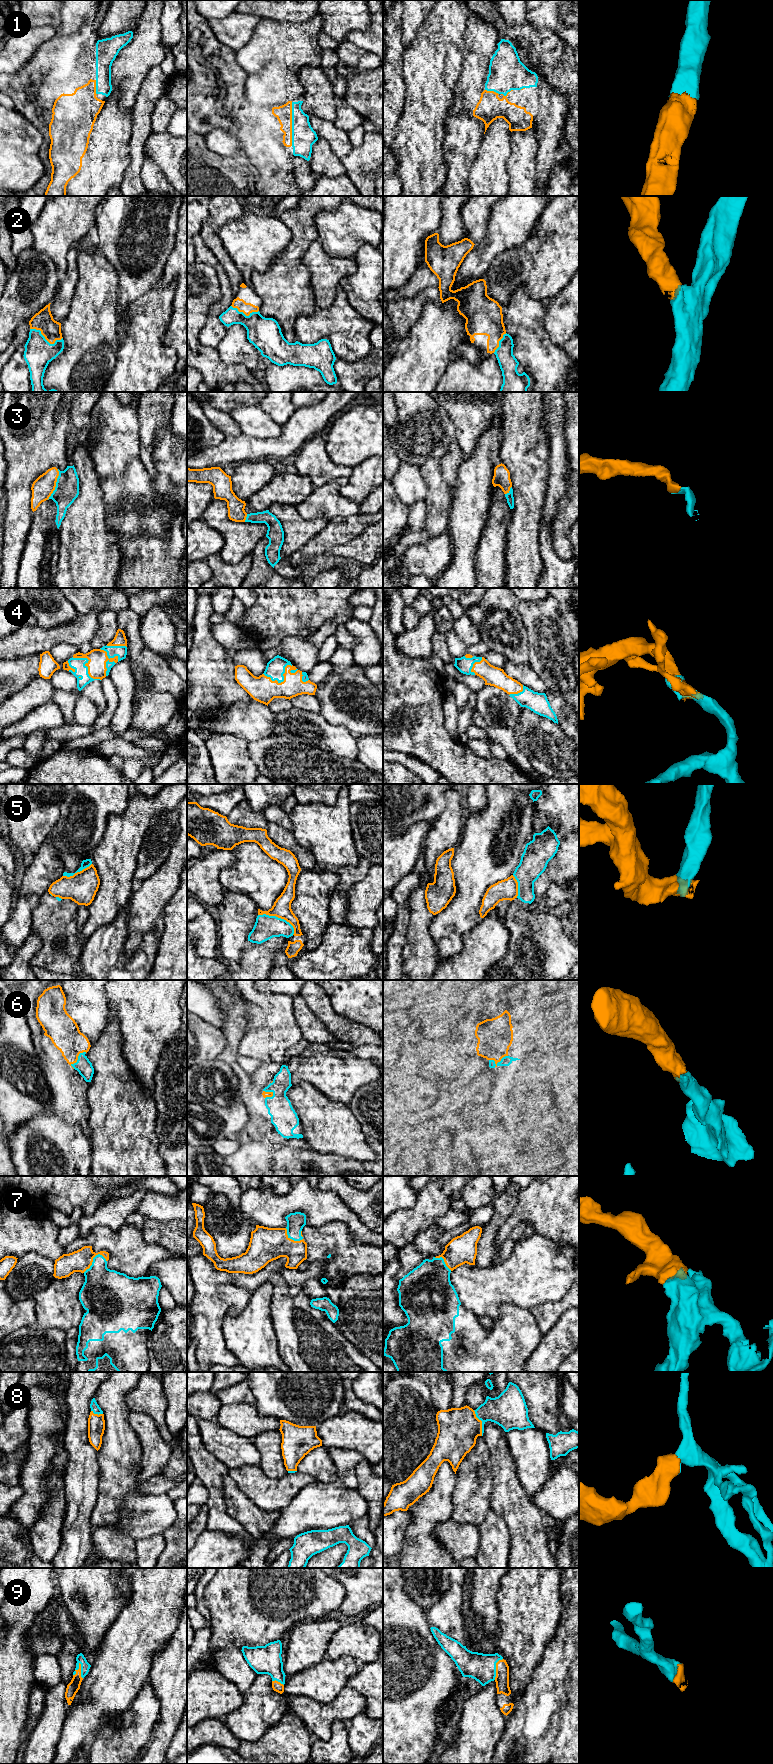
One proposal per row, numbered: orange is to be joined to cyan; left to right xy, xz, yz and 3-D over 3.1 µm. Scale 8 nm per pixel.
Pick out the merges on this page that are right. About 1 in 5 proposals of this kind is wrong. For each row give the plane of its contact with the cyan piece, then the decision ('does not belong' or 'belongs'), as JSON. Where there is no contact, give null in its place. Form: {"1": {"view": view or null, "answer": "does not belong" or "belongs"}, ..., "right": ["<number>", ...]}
{"1": {"view": "xz", "answer": "belongs"}, "2": {"view": "xy", "answer": "belongs"}, "3": {"view": "xy", "answer": "belongs"}, "4": {"view": "xy", "answer": "belongs"}, "5": {"view": "xz", "answer": "does not belong"}, "6": {"view": "xy", "answer": "belongs"}, "7": {"view": "xz", "answer": "belongs"}, "8": {"view": "yz", "answer": "belongs"}, "9": {"view": "xy", "answer": "belongs"}, "right": ["1", "2", "3", "4", "6", "7", "8", "9"]}

